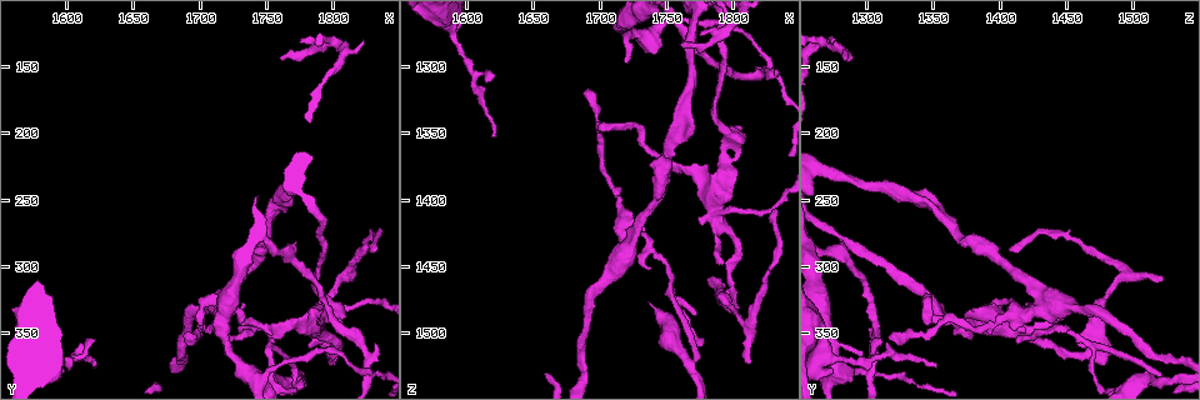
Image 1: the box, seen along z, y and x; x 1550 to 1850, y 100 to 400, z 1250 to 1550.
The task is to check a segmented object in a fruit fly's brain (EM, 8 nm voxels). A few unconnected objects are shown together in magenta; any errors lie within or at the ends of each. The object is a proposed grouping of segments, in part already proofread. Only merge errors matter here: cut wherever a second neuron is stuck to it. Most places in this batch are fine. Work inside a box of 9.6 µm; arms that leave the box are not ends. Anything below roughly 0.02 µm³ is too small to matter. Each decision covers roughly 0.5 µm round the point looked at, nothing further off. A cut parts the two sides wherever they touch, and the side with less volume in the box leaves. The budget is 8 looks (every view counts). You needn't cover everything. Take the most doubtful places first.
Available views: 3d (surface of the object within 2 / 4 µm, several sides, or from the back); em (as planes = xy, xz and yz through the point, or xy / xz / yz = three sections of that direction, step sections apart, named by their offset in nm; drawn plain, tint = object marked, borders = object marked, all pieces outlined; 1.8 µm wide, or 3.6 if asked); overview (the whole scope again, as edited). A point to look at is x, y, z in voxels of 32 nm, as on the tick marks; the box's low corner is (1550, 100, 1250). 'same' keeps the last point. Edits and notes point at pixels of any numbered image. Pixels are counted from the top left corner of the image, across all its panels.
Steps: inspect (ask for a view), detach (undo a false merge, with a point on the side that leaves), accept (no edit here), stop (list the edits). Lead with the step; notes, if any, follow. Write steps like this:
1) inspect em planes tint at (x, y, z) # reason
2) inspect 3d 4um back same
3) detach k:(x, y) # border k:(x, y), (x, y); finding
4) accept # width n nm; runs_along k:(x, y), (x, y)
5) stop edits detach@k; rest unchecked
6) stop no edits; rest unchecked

inspect 3d 2um at (1826, 380, 1304) # abrupt turn

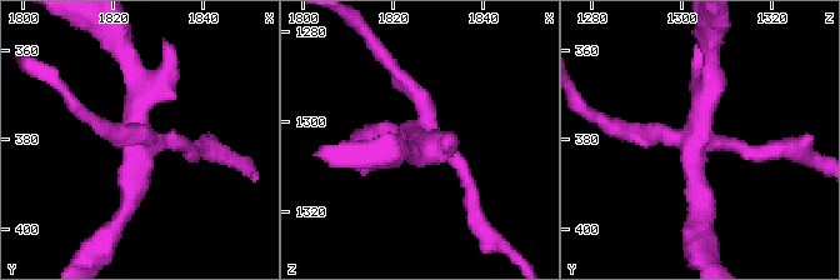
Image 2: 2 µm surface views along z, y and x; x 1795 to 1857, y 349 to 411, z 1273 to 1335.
inspect em planes borders at (1826, 380, 1303) # need the tissue

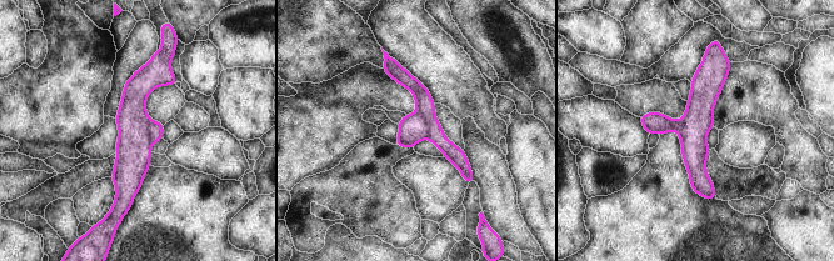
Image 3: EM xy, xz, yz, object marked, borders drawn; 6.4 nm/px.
detach 3:(411, 129) # width 190 nm; part_leaving 3:(155, 58), (134, 95), (123, 204); a second neuron is stuck on

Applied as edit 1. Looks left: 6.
inspect overview

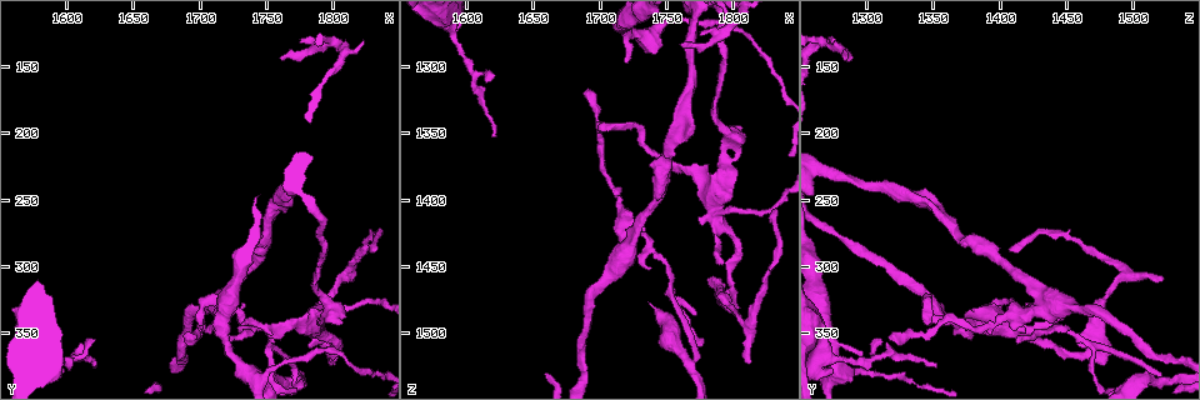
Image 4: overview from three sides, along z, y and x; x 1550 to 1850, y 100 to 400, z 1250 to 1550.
inspect 3d 4um at (1768, 386, 1520) # touches itself

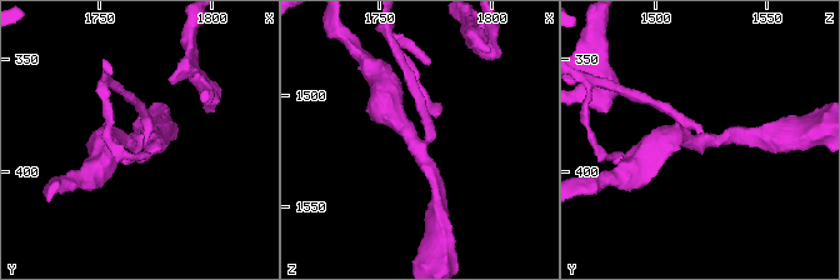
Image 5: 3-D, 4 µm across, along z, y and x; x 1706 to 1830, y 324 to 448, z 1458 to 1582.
inspect em xz step 8 tint at (1767, 386, 1523)

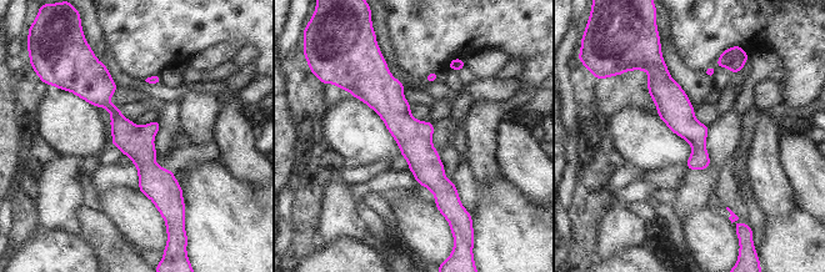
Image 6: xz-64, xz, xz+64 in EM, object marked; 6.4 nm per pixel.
accept # runs_along 6:(375, 74), (429, 172), (453, 201); one neuron here

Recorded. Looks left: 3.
inspect em planes tint at (1702, 344, 1356)

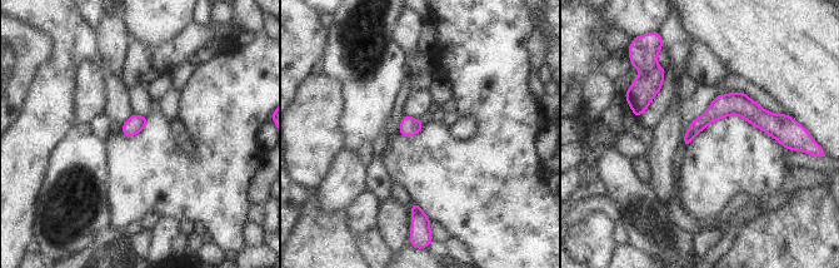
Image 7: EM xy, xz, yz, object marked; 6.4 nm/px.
accept # width 90 nm; all the same neuron

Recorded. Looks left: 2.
inspect em xz step 8 plain at (1752, 364, 1468) # closes a loop

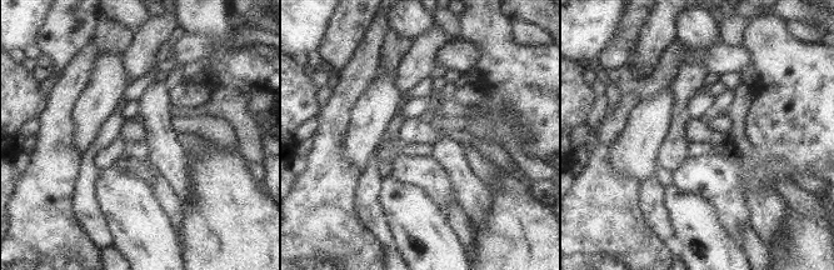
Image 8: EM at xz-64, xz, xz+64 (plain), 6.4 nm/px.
inspect em xz step 8 borders same

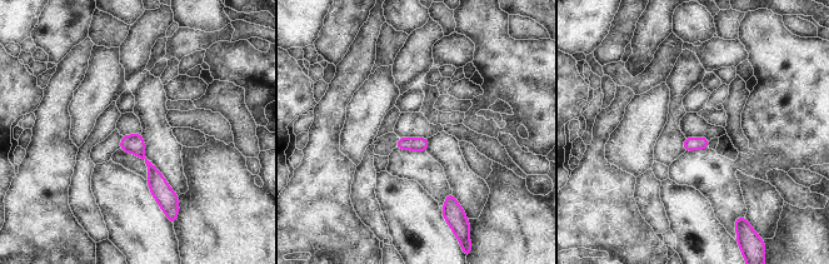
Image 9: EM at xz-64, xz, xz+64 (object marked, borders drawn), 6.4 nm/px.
accept # runs_along 9:(124, 138), (150, 165), (161, 203); all the same neuron

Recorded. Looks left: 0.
stop edits detach@3; rest unchecked

